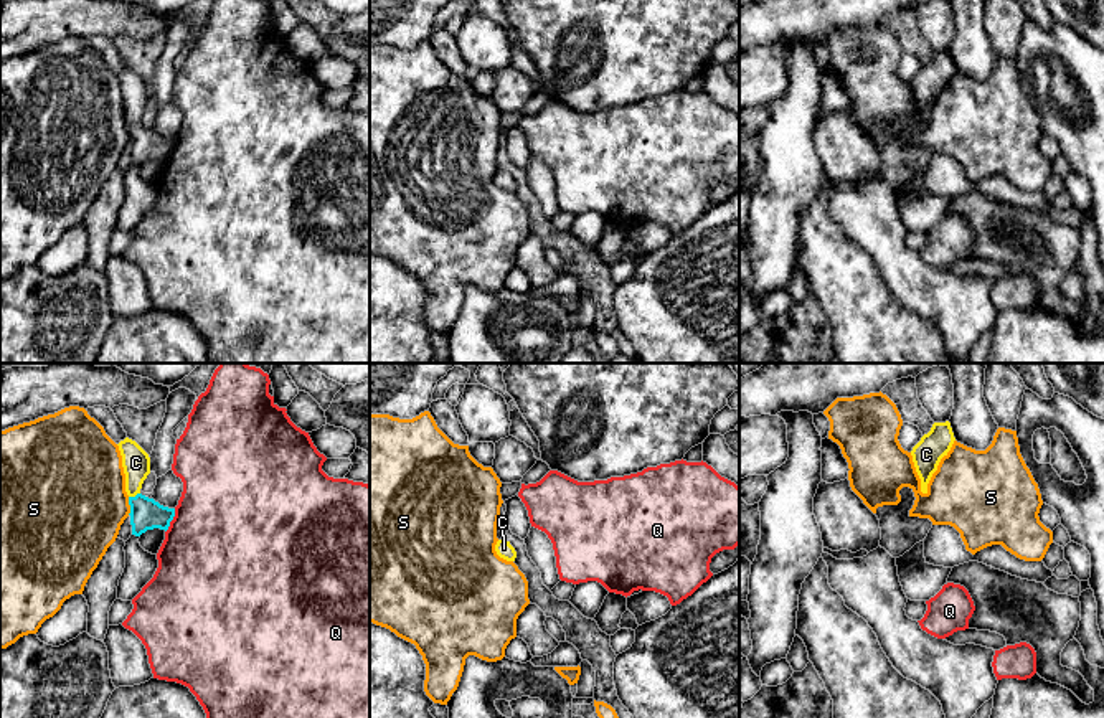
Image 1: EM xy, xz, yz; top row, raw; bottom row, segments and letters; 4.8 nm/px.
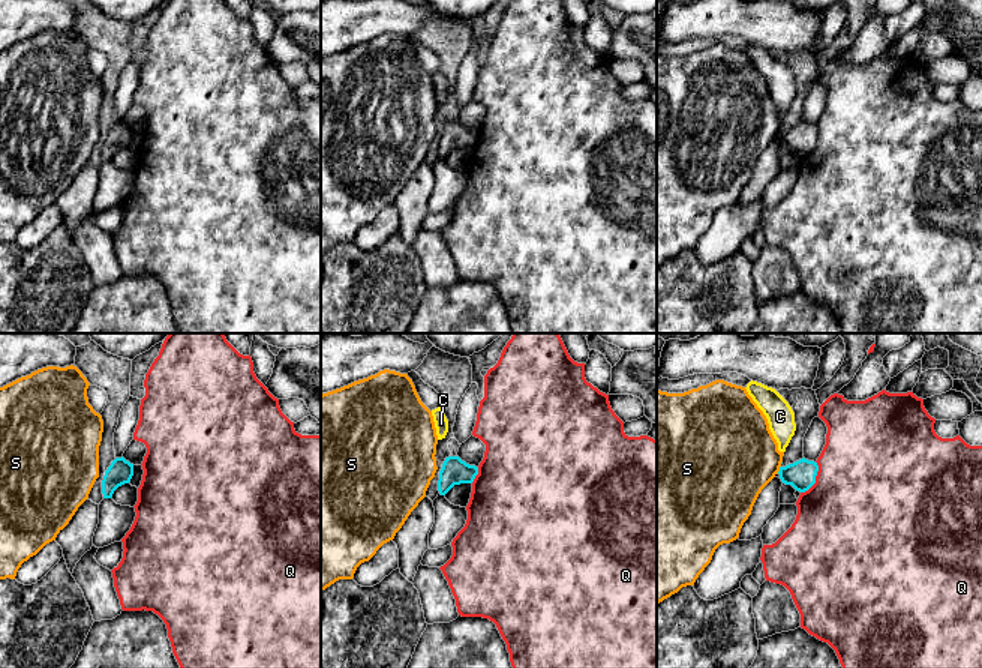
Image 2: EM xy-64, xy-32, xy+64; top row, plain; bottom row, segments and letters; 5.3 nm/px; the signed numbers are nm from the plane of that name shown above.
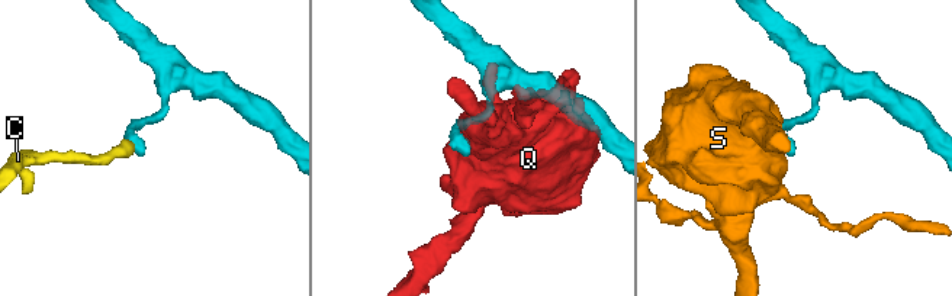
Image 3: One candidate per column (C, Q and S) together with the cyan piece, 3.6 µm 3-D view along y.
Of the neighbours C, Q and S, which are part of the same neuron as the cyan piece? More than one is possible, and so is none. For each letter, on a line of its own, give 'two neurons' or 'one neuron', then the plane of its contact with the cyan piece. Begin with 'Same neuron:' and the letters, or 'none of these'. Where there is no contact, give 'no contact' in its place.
Same neuron: C
C: one neuron | xy
Q: two neurons | xy
S: two neurons | xy

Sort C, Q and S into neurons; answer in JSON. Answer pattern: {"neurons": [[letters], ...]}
{"neurons": [["C"], ["Q"], ["S"]]}

